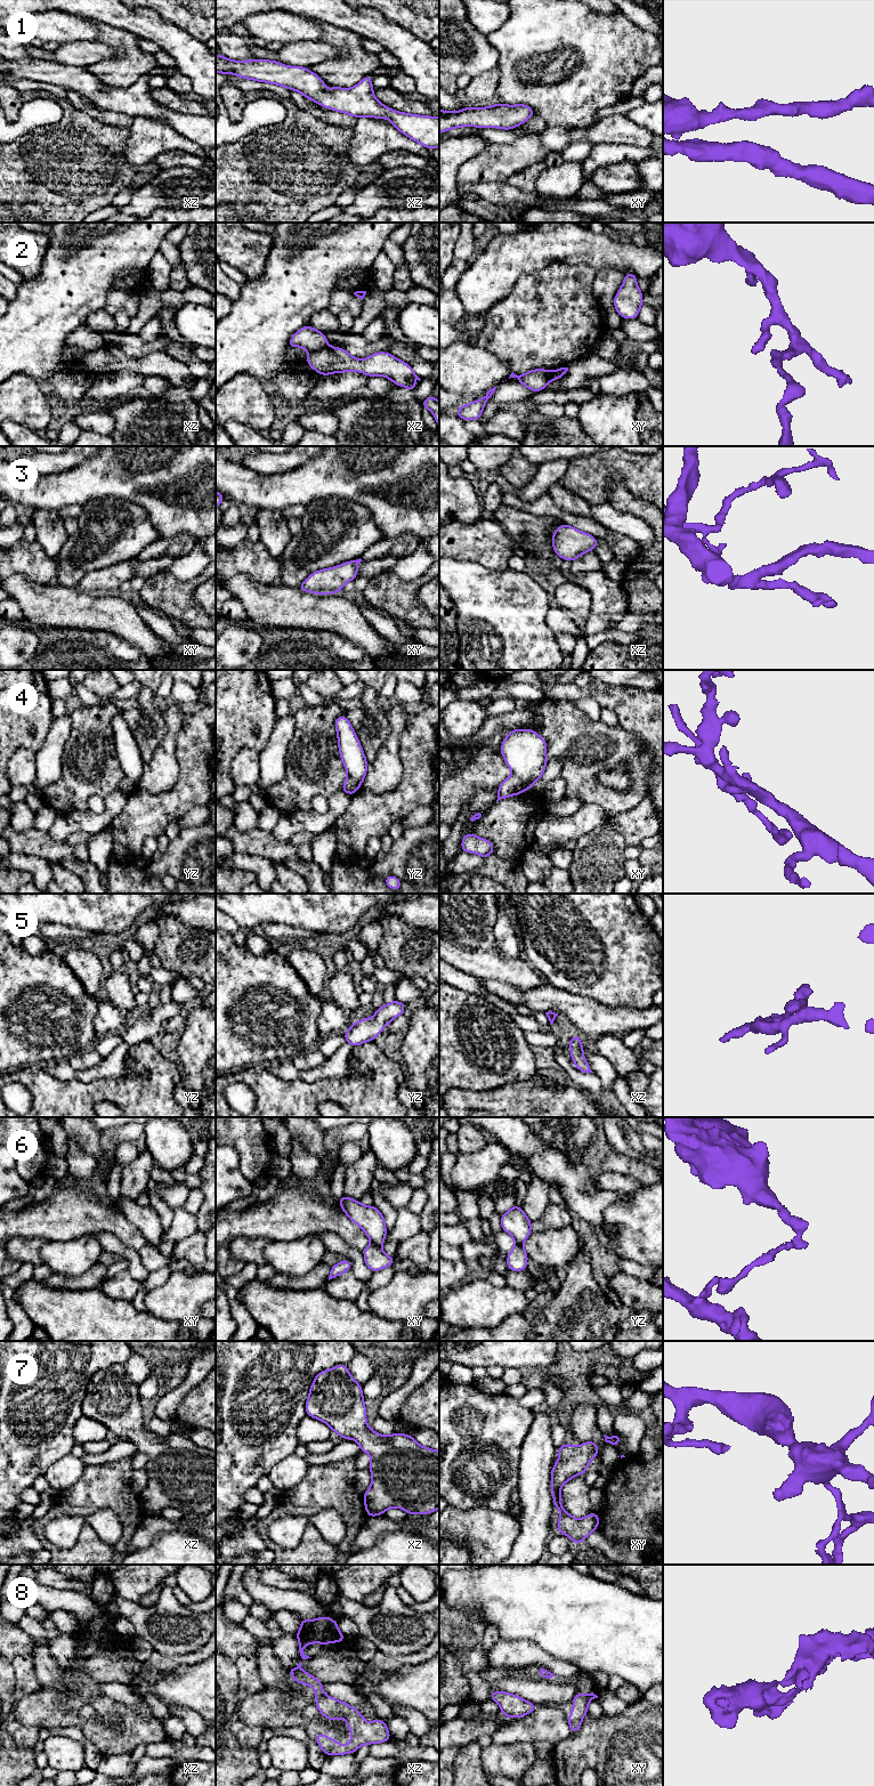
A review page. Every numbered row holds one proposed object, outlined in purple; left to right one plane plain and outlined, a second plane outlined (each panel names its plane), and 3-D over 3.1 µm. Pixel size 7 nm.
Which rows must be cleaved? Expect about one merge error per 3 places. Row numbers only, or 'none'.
2, 4, 6

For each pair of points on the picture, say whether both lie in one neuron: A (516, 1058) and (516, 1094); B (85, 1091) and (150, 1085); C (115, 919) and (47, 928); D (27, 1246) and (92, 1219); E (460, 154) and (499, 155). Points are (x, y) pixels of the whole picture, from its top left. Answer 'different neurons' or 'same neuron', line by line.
A: different neurons
B: same neuron
C: different neurons
D: different neurons
E: different neurons

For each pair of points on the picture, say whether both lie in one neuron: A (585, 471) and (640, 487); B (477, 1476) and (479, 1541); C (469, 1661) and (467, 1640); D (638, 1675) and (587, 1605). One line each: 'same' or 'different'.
A: same
B: different
C: same
D: same

